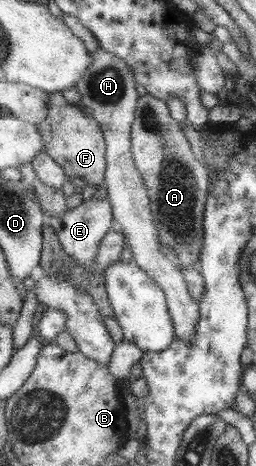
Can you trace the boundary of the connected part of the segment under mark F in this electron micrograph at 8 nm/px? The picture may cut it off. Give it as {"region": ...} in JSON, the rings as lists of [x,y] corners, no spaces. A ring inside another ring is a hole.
{"region":[[[46,93],[46,117],[36,125],[41,133],[42,152],[63,167],[69,179],[82,185],[103,185],[106,170],[106,142],[100,124],[75,104],[68,103],[63,93]]]}

